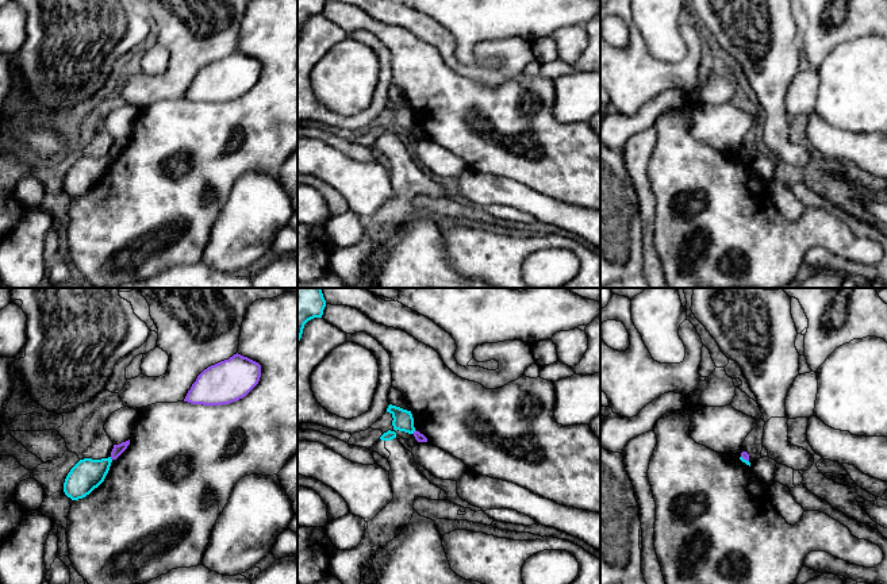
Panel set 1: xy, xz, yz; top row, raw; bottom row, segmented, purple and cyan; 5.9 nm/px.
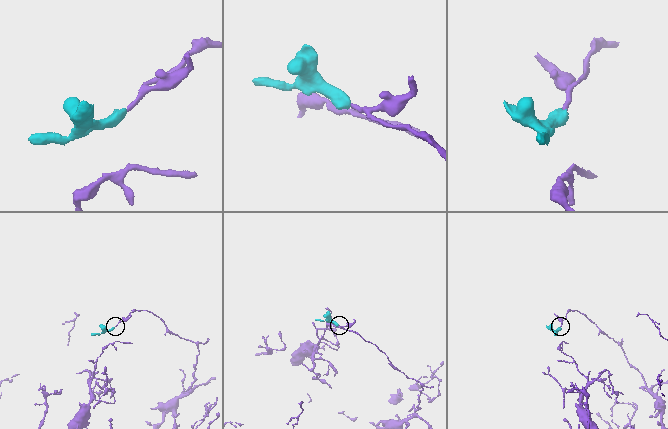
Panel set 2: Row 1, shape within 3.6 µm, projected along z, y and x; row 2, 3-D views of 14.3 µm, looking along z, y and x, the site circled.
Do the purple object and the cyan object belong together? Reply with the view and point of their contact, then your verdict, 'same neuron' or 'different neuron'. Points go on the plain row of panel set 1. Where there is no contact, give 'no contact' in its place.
contact yz (745, 156); different neuron

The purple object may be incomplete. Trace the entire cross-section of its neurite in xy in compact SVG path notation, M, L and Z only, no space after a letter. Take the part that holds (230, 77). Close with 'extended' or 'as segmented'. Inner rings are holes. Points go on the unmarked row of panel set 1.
M241 51L204 66L184 99L203 103L230 101L245 95L260 78L261 62Z; as segmented

